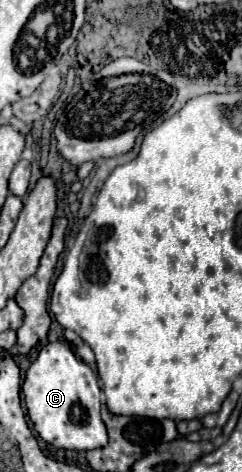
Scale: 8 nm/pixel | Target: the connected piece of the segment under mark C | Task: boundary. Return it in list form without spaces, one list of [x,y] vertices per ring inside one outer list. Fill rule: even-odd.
[[[56,341],[40,349],[36,361],[26,371],[22,393],[28,415],[46,443],[74,451],[90,451],[108,443],[106,425],[100,419],[102,391],[98,387],[98,377],[68,345]]]

